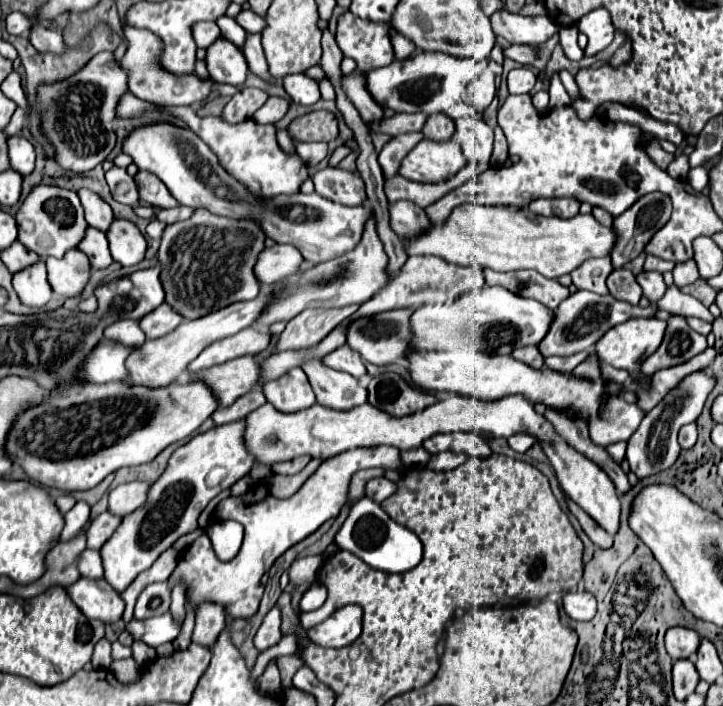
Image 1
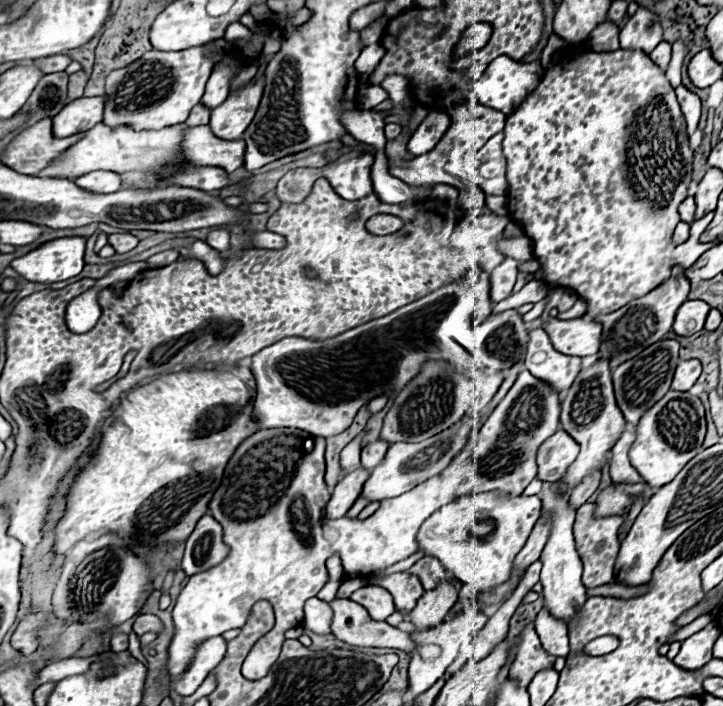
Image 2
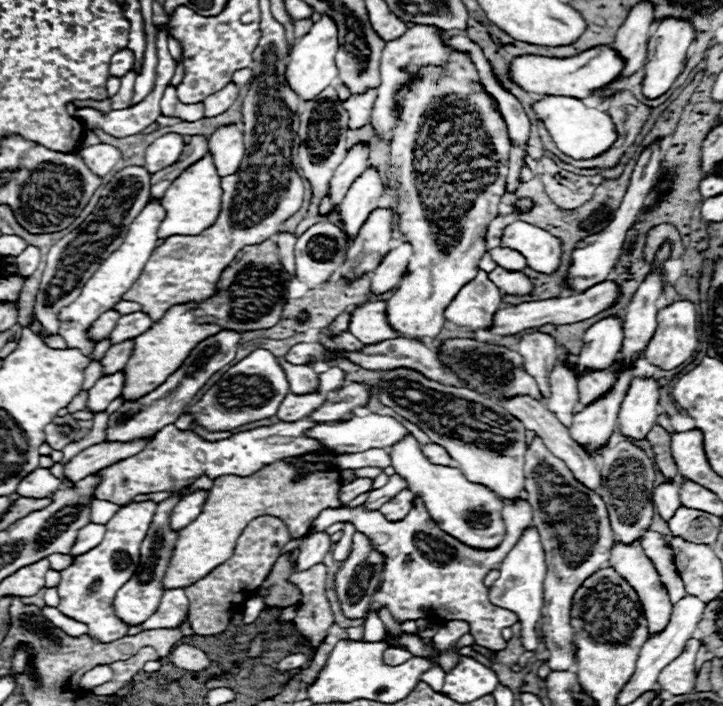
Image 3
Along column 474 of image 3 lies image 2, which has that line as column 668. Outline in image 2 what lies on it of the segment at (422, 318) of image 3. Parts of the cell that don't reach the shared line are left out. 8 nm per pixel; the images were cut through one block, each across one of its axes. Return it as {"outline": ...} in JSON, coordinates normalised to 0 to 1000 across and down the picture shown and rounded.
{"outline":[[[780,68],[772,91],[763,99],[752,102],[750,116],[744,125],[716,150],[714,159],[708,159],[700,167],[697,178],[697,221],[703,229],[700,252],[705,261],[705,269],[700,275],[703,280],[703,300],[705,309],[722,317],[725,331],[739,343],[739,363],[747,371],[747,380],[755,385],[755,399],[763,405],[780,405],[797,411],[811,428],[813,428],[813,448],[830,448],[849,442],[852,436],[860,436],[863,431],[896,416],[902,408],[916,402],[927,391],[929,380],[929,357],[935,346],[929,343],[929,331],[935,317],[941,314],[938,289],[949,280],[949,263],[954,261],[957,246],[957,212],[952,207],[952,190],[949,190],[949,170],[941,159],[941,147],[935,142],[932,125],[927,122],[921,105],[885,71],[852,71],[852,74],[811,74],[802,82],[791,82],[791,71]]]}

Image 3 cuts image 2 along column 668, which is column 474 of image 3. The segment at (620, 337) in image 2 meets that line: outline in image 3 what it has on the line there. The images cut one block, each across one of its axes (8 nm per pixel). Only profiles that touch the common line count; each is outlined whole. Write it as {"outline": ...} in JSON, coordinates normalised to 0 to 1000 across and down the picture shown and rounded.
{"outline":[[[664,382],[656,397],[642,402],[628,425],[614,439],[614,448],[650,467],[675,465],[680,459],[680,445],[694,433],[692,411],[675,397],[672,385]]]}

